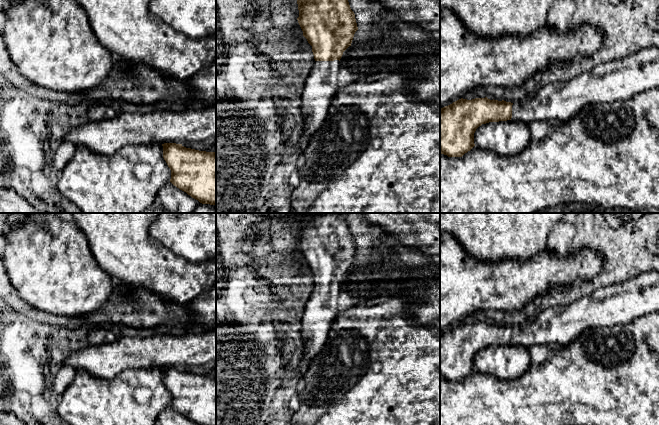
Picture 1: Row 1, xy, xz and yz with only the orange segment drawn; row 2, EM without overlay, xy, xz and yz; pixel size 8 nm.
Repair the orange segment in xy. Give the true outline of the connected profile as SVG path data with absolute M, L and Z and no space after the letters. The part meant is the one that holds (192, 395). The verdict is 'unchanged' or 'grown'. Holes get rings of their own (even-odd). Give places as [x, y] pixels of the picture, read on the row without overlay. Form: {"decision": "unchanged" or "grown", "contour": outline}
{"decision": "unchanged", "contour": "M164 367L163 382L171 394L170 406L198 425L216 425L216 376Z"}

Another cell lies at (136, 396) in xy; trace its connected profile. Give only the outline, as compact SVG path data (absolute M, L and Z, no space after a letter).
M162 368L127 369L111 380L98 378L83 370L75 377L59 397L57 413L70 425L154 425L158 415L170 406L171 394L163 382Z

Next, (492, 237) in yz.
M440 213L440 232L454 235L475 259L524 261L547 248L547 238L566 213Z

